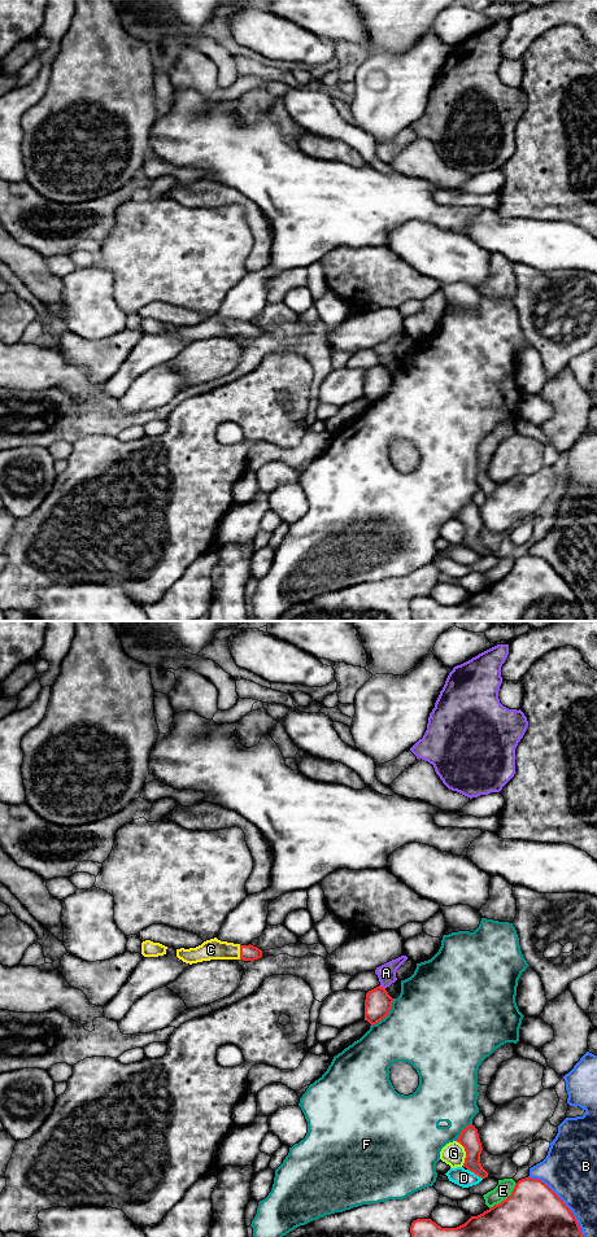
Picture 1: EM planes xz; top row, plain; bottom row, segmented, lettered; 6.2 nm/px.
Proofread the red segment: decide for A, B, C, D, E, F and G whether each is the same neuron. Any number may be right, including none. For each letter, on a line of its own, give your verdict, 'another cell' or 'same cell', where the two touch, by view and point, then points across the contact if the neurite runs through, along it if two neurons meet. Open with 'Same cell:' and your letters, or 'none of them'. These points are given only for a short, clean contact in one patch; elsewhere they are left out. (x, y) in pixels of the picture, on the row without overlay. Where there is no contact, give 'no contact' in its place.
Same cell: C
A: another cell | xz (382, 365)
B: another cell | xz (565, 582)
C: same cell | xz (240, 329) | across xz (247, 329), (240, 329), (210, 327)
D: another cell | xz (475, 551)
E: another cell | xz (506, 576)
F: another cell | xz (387, 392)
G: another cell | xz (466, 530)

